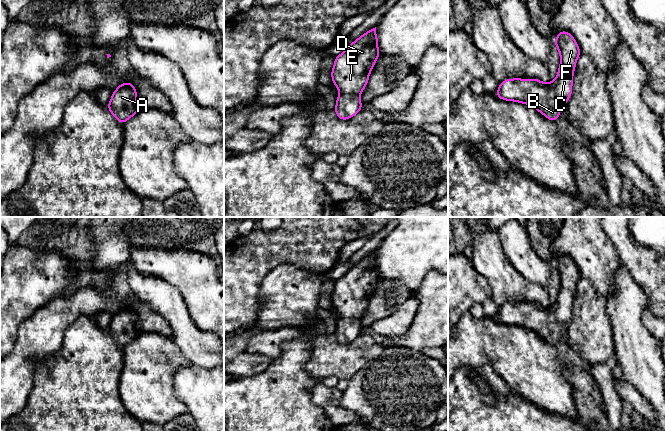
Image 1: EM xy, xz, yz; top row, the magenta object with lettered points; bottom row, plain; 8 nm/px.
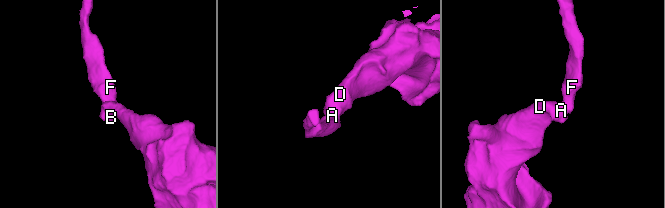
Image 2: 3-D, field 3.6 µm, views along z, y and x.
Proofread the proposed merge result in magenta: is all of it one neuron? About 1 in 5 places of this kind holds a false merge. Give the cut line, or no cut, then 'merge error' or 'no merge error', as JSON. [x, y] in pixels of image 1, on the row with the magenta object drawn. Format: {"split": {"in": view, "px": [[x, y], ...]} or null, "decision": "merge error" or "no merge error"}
{"split": null, "decision": "no merge error"}

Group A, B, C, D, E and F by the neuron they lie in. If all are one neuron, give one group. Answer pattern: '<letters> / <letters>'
A B C D E F

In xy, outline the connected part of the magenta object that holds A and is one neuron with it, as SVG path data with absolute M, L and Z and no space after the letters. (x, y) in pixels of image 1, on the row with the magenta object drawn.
M126 82L118 85L117 89L112 92L107 108L118 122L123 124L139 111L140 106L136 99L135 86Z

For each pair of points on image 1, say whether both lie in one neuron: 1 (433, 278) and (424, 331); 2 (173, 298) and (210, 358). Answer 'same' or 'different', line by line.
1: same
2: same

